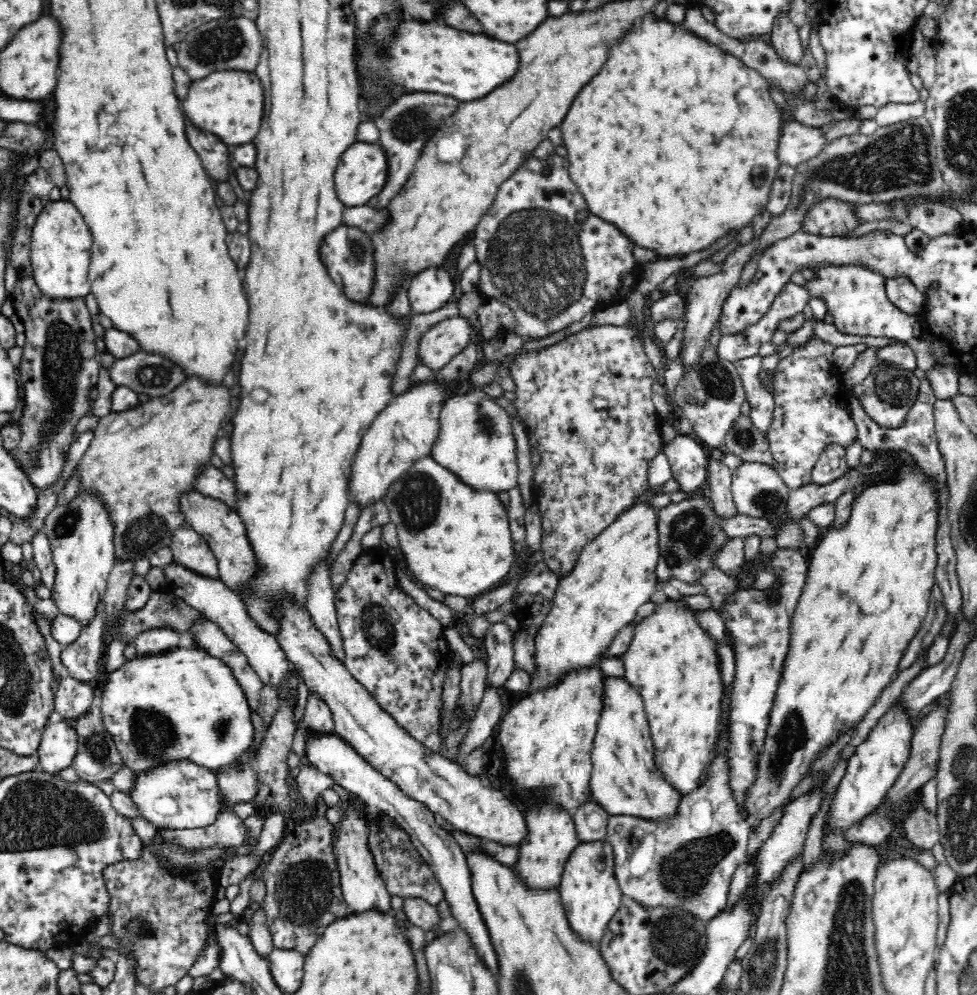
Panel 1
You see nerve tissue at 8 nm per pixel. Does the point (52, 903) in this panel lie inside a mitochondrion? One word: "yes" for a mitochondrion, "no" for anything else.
no

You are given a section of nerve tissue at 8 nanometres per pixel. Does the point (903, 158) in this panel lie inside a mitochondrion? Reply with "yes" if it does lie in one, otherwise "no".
yes

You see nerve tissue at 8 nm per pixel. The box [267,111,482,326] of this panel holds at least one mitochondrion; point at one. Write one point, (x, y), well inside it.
(356, 257)

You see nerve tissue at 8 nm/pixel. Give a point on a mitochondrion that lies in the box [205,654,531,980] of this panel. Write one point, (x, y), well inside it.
(304, 892)

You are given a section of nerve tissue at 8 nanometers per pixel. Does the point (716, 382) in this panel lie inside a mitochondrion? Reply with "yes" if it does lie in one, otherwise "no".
yes

